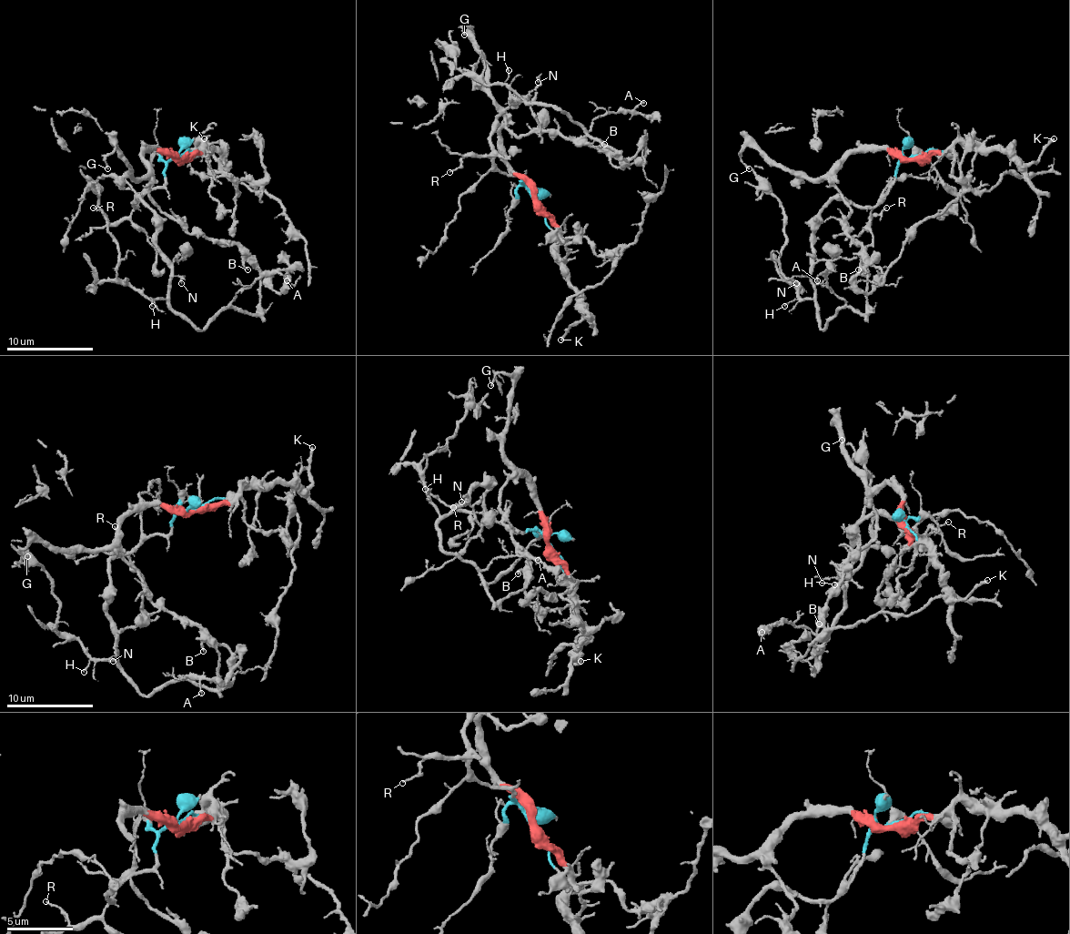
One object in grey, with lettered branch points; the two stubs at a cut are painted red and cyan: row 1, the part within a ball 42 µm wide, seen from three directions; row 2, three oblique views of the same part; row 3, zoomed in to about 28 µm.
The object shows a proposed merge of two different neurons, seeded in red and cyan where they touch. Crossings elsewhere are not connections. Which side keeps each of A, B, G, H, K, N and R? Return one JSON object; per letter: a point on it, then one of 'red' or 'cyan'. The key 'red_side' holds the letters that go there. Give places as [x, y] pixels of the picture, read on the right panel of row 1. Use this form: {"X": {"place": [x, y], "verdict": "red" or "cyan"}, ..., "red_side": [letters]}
{"A": {"place": [817, 280], "verdict": "cyan"}, "B": {"place": [858, 269], "verdict": "red"}, "G": {"place": [749, 168], "verdict": "red"}, "H": {"place": [784, 306], "verdict": "cyan"}, "K": {"place": [1054, 138], "verdict": "red"}, "N": {"place": [796, 283], "verdict": "cyan"}, "R": {"place": [886, 208], "verdict": "cyan"}, "red_side": ["B", "G", "K"]}

